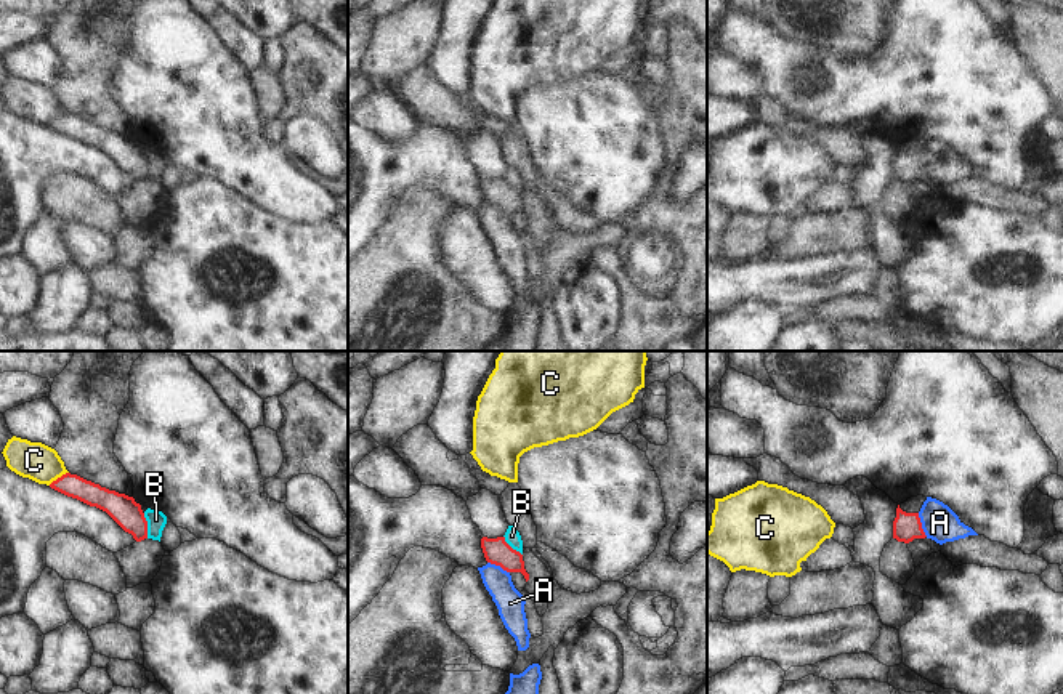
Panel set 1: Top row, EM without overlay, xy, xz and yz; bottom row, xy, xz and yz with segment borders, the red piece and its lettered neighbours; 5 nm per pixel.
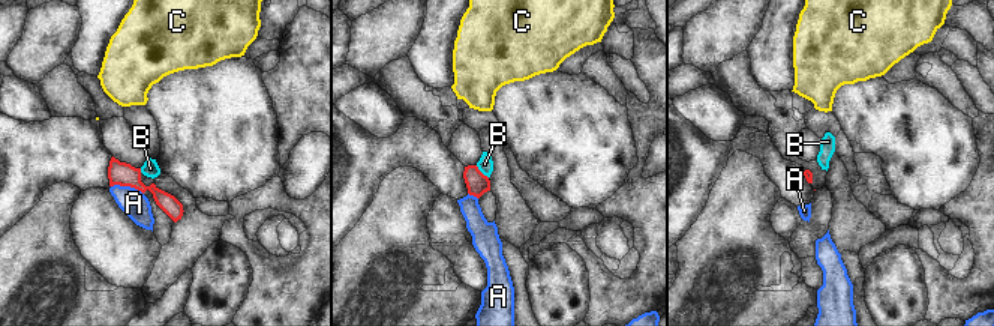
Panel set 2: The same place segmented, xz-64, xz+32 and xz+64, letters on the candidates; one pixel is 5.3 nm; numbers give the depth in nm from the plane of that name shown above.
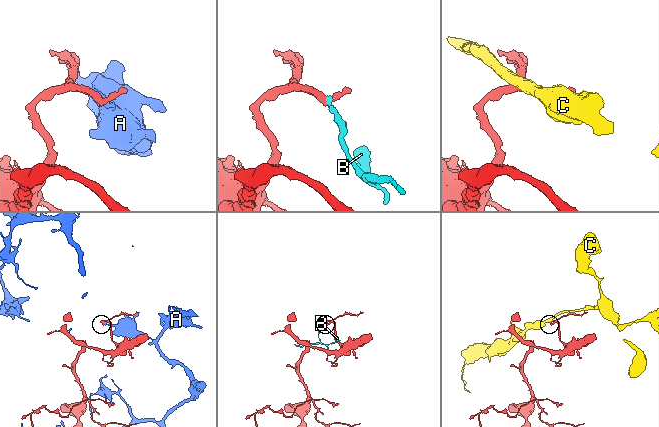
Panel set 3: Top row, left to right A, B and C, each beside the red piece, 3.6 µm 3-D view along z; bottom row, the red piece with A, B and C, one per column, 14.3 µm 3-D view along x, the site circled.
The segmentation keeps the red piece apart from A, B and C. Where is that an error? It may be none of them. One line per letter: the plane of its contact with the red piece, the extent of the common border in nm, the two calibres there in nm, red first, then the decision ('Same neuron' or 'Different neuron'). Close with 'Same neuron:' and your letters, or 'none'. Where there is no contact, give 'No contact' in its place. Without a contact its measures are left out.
A: Touches red in yz. Shared border 130 nm. Thickness 140 nm (red) against 180 nm. Different neuron
B: Touches red in xy. Shared border 130 nm. Thickness 150 nm (red) against 100 nm. Different neuron
C: Touches red in xy. Shared border 120 nm. Thickness 120 nm (red) against 190 nm. Different neuron
Same neuron: none

